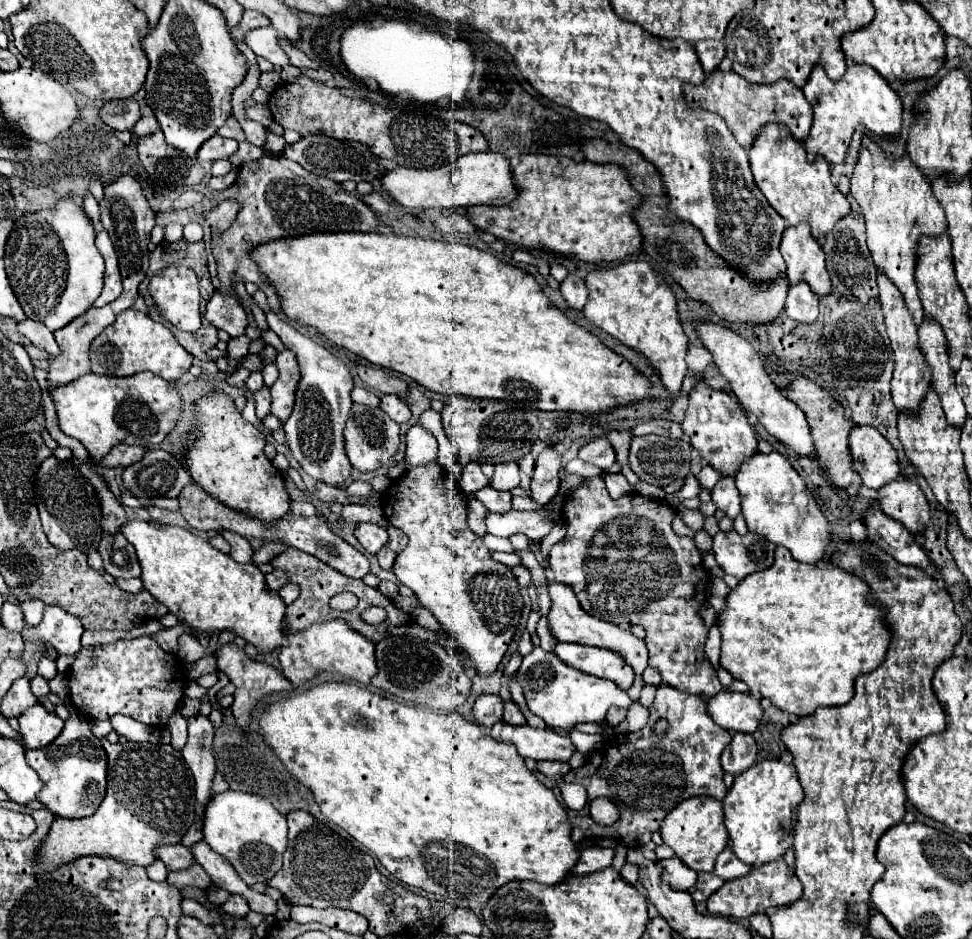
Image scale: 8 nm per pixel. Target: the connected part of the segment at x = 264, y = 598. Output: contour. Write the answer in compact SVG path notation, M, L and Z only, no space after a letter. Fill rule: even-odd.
M129 520L125 526L121 526L121 534L135 546L139 564L141 564L141 580L143 586L169 608L171 614L179 616L181 622L193 626L197 632L215 632L215 630L227 630L233 628L239 636L243 636L247 642L255 644L257 650L273 650L285 644L285 636L281 632L281 622L285 616L285 602L281 596L271 590L265 584L263 572L255 564L237 564L229 554L219 552L209 544L209 540L203 540L189 532L187 528L173 526L173 524L153 524L151 520Z

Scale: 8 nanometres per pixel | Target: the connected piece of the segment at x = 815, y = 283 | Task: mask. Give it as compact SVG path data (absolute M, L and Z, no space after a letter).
M791 226L783 232L779 246L791 284L805 280L815 294L831 290L831 278L825 270L825 254L819 242L811 236L809 226Z

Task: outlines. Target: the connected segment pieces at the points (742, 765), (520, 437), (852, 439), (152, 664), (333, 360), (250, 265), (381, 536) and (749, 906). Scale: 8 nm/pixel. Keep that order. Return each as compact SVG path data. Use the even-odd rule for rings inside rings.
M735 734L729 746L721 754L721 766L725 772L737 776L751 768L757 758L757 744L751 734Z
M453 398L445 404L443 430L447 438L457 446L459 462L507 462L523 458L533 442L539 438L539 418L537 410L511 406L501 400L473 400L473 398Z
M855 426L849 434L849 448L865 486L879 490L899 478L897 452L873 426Z
M139 636L133 640L119 640L98 648L85 646L77 652L73 666L69 668L69 694L73 704L87 716L95 720L111 718L113 714L125 714L133 720L139 720L147 726L165 726L169 716L179 708L187 686L187 676L175 654L167 654L151 636ZM91 656L97 656L97 662L91 662Z
M267 310L265 316L269 328L281 338L285 348L295 352L301 368L301 380L295 392L295 408L283 426L287 434L287 446L291 448L295 460L309 476L331 486L343 484L351 472L351 464L345 452L343 430L345 430L345 420L349 418L349 410L353 406L351 400L353 376L345 366L345 362L333 356L327 348L315 344L311 338L297 332L289 322L281 320L277 312Z
M261 156L255 162L243 164L231 188L213 192L211 206L217 206L225 198L239 200L241 212L223 236L213 236L211 248L223 286L215 290L213 298L207 302L205 318L233 338L241 336L249 325L248 314L235 295L235 282L255 282L257 286L267 282L251 258L251 248L265 242L315 232L379 232L379 226L383 226L359 194L351 194L341 184L307 172L303 166L283 156Z
M369 522L367 524L359 524L355 528L355 536L361 542L361 546L371 554L377 554L389 540L389 534L387 534L387 530L383 526L369 524Z
M783 858L767 862L763 866L755 866L747 876L727 880L717 892L713 892L707 900L707 912L725 916L725 918L749 918L755 912L765 912L773 906L787 906L799 900L803 894L801 882L797 880L793 868L789 868Z

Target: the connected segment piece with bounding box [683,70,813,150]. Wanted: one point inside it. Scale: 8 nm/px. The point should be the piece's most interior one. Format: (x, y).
(746, 106)

